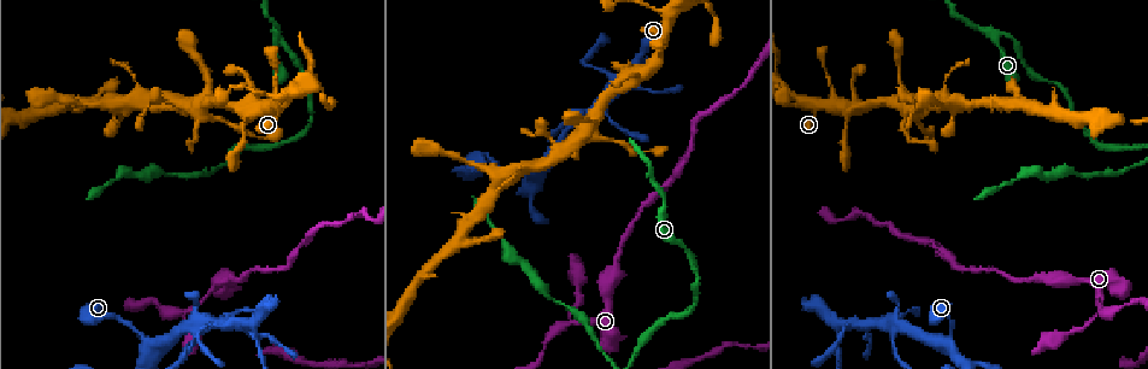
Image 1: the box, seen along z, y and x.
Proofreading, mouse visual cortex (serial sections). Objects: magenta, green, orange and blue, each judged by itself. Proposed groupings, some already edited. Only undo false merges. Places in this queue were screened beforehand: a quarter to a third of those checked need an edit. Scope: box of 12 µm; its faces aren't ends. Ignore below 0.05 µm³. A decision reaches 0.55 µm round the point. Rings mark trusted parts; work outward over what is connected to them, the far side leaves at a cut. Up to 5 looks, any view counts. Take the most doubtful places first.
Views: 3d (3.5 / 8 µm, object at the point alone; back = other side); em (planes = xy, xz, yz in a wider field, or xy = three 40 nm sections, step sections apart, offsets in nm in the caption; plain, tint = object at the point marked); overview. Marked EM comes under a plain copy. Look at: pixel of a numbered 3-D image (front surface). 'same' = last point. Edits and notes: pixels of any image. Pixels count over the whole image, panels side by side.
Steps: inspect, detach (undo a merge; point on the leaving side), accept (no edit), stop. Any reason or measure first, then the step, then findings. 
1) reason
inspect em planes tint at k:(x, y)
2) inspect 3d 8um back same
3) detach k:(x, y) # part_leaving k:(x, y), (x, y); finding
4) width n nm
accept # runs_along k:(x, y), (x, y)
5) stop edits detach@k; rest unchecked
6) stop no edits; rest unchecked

two arms in line, one across
inspect em xy step 2 tint at 1:(663, 219)

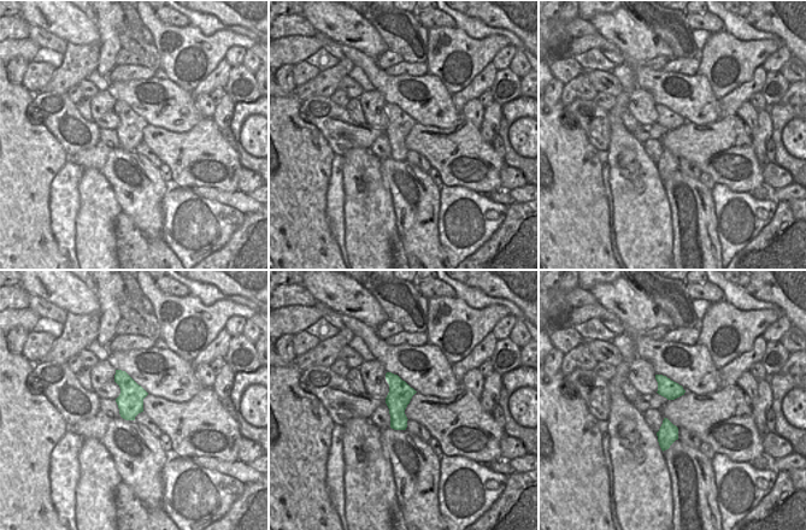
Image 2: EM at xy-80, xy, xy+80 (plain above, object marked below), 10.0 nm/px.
wider look
inspect 3d 3.5um same

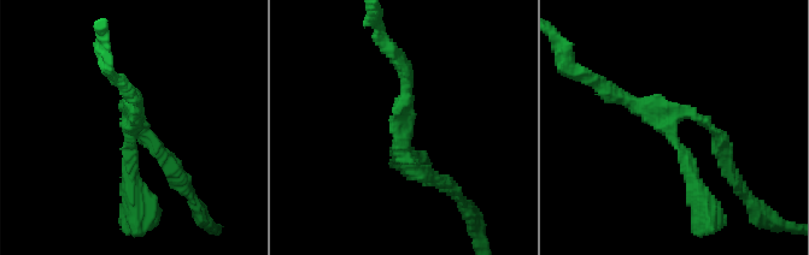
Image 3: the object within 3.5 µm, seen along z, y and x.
width 240 nm
accept # runs_along 3:(695, 187), (669, 120), (704, 120), (725, 153); one cell here

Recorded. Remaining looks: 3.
three arms meet
inspect 3d 3.5um back at 1:(189, 325)

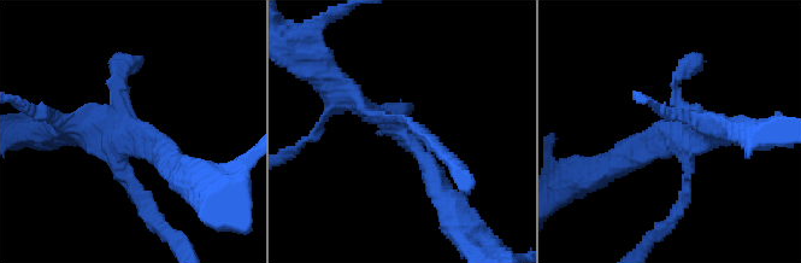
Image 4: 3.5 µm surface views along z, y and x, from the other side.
now the EM
inspect em xy step 3 tint at 4:(671, 136)

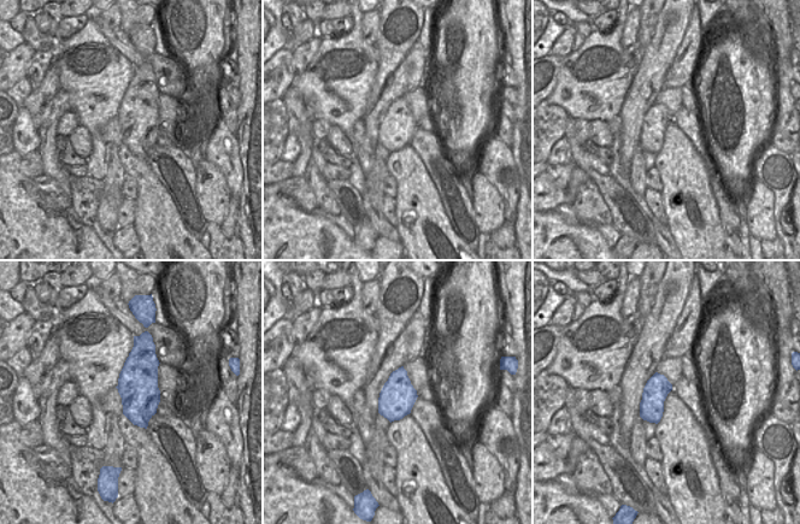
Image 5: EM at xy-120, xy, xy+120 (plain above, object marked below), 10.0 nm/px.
width 360 nm
accept # runs_along 4:(445, 193), (411, 141), (345, 88); continuous, no second cell

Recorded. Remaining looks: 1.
stop no edits; rest unchecked

